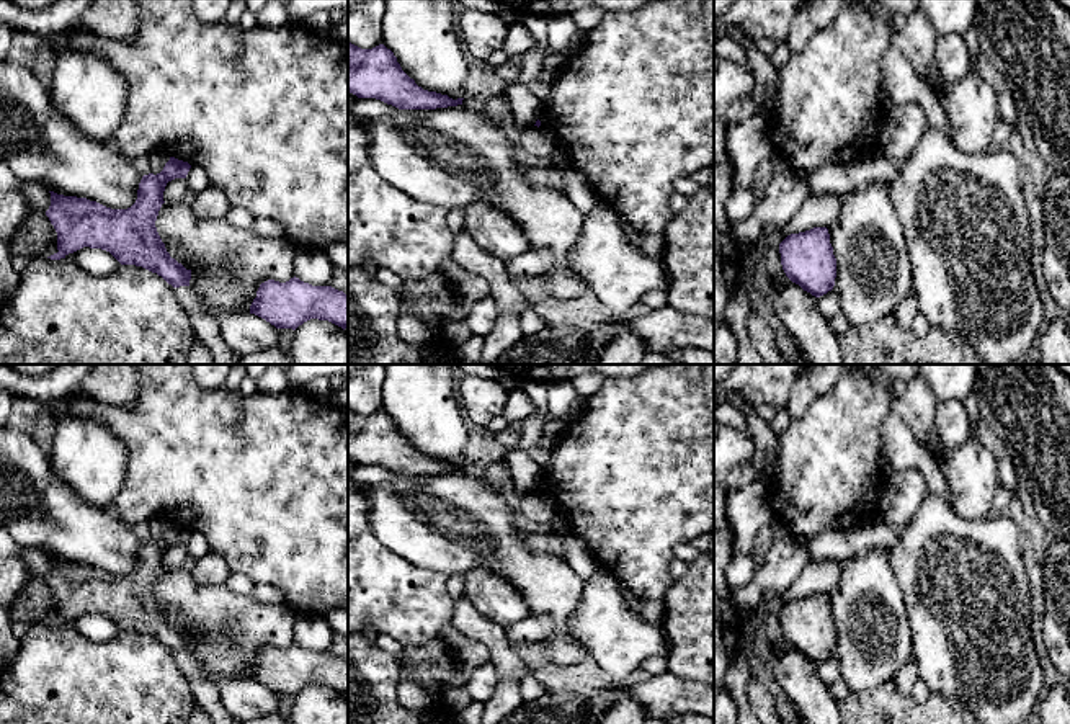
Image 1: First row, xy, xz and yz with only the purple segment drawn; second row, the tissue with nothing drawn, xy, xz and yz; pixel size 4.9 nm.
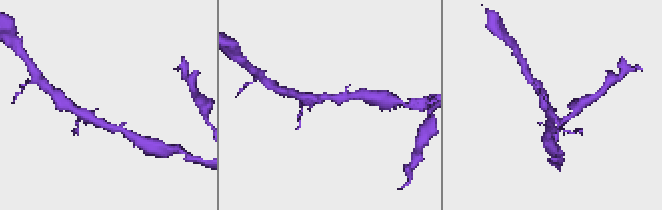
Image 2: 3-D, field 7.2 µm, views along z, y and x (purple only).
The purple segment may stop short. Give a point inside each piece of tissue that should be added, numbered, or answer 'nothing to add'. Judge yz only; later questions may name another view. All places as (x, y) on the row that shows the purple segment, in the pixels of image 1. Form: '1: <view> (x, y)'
nothing to add

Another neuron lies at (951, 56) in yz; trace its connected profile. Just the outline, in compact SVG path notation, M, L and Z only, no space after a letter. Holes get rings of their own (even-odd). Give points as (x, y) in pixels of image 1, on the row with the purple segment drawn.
M951 33L938 36L934 64L944 87L952 87L967 77L970 69L970 52L962 34Z

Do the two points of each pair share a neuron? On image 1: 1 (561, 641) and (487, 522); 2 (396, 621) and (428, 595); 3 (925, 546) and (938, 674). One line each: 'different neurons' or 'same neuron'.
1: same neuron
2: same neuron
3: same neuron

